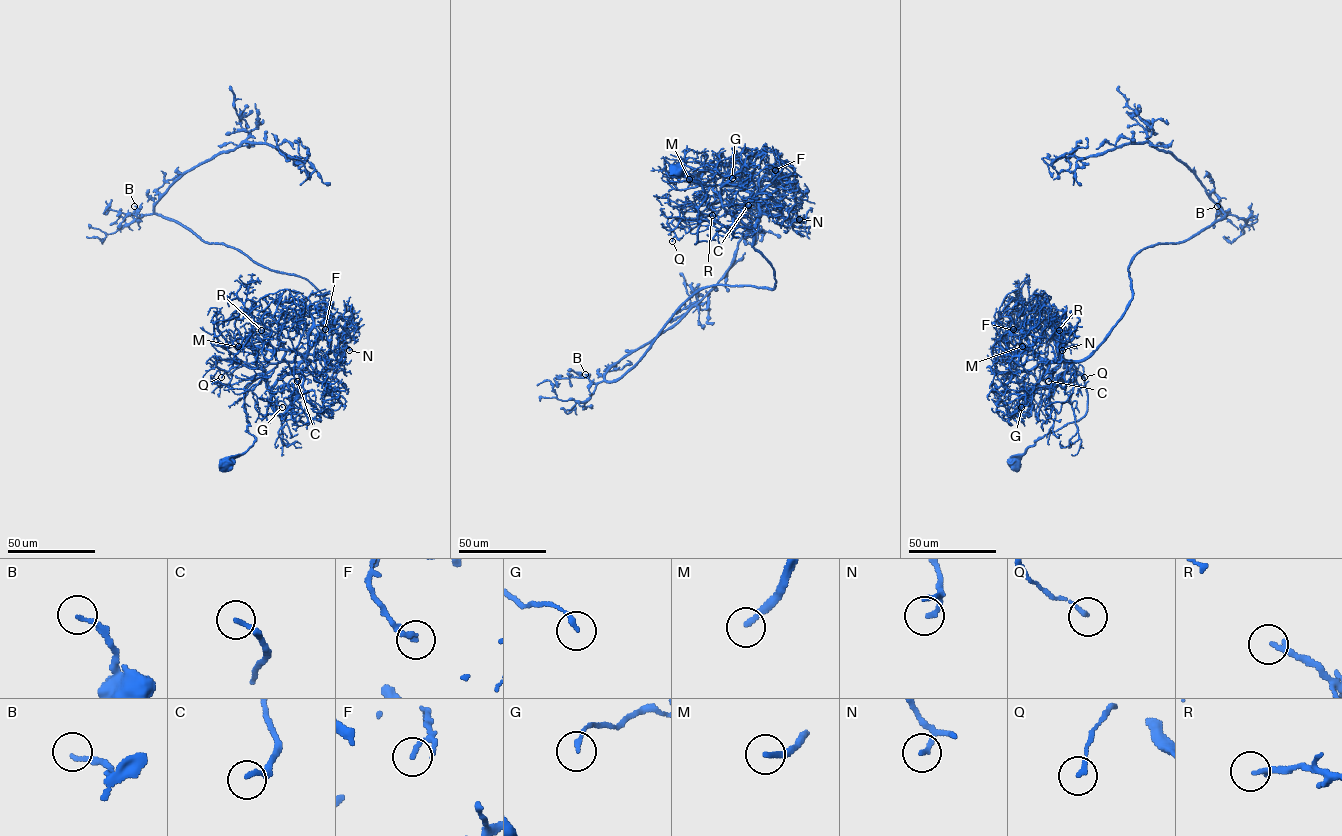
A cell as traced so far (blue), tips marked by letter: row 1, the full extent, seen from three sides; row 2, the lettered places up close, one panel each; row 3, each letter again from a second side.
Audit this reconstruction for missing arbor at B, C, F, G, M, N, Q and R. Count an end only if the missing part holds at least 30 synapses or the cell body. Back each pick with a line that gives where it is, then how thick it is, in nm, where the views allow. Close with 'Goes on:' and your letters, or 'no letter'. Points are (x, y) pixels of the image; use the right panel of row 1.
M: Place: (1022, 346). Thickness 240 nm
Goes on: M

